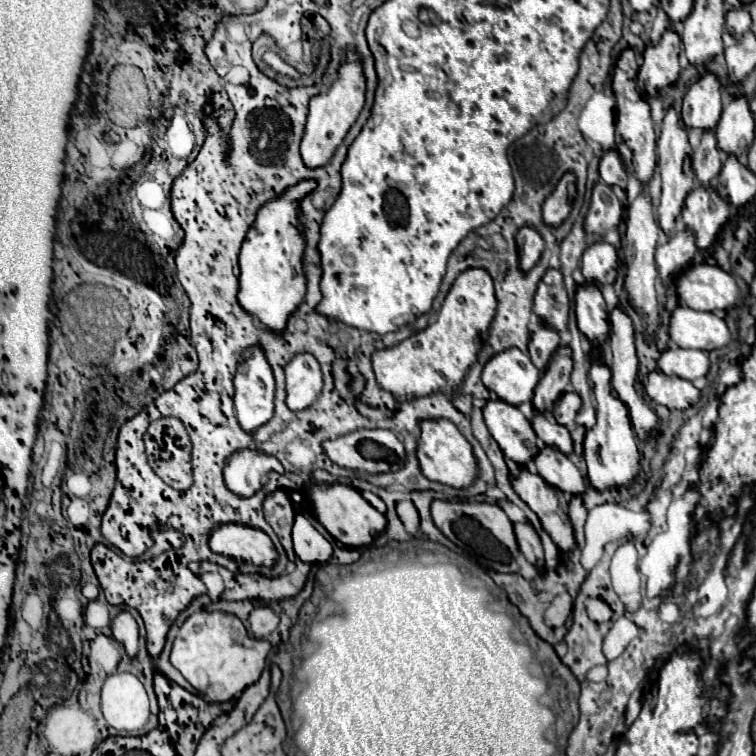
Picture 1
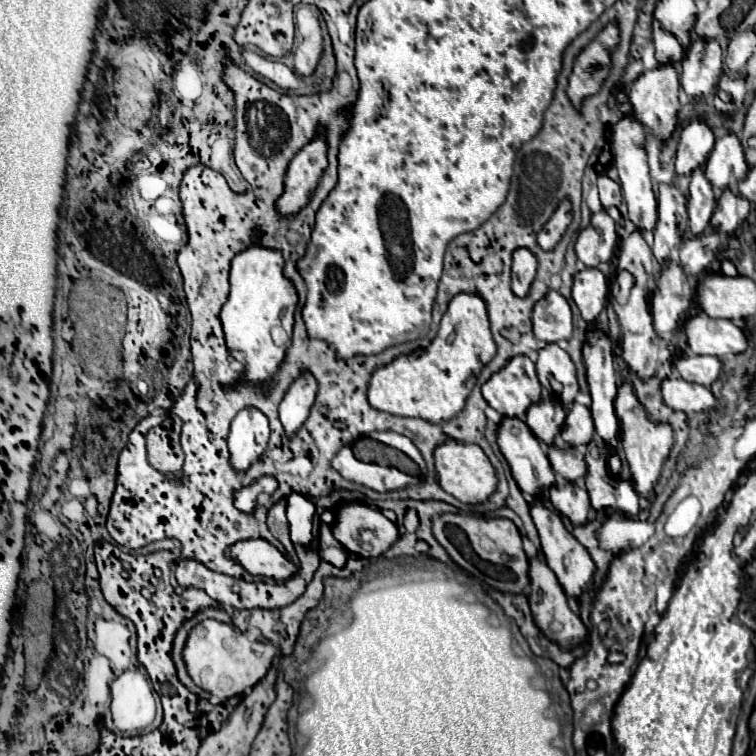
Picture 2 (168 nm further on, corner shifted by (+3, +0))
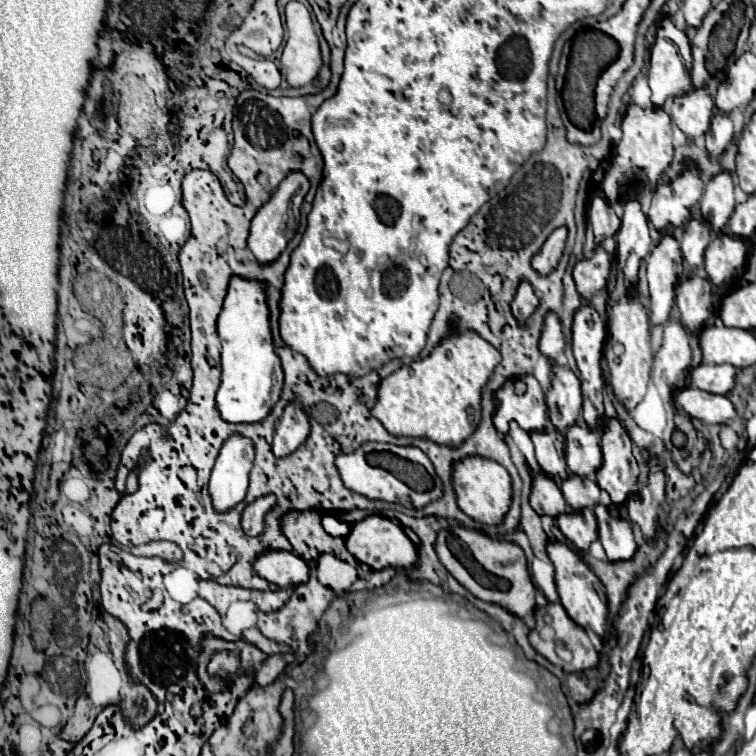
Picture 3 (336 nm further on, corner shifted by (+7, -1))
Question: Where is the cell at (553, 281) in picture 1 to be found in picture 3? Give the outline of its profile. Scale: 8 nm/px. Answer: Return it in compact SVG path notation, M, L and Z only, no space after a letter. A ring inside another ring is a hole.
M549 312L549 316L545 318L545 332L541 336L539 350L547 356L547 360L551 364L555 364L557 356L563 352L563 348L565 348L565 338L563 338L561 322L555 318L555 314Z

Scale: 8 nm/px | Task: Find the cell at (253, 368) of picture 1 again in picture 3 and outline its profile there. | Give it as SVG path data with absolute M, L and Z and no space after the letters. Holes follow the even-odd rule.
M231 436L221 448L209 480L209 496L215 512L229 512L245 500L251 466L253 442L243 436Z

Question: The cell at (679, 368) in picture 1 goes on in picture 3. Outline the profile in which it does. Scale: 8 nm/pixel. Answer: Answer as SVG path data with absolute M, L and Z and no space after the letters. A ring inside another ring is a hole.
M701 364L691 370L691 382L695 388L711 394L729 394L735 388L737 368L731 364Z

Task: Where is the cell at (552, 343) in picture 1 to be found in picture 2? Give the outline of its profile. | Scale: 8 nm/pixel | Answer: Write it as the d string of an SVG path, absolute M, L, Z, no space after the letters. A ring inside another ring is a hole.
M547 343L543 349L539 349L537 357L537 375L543 387L549 387L549 377L557 379L563 389L561 389L561 401L565 405L573 403L575 393L579 391L577 387L577 377L575 377L575 365L571 357L557 345L557 343Z

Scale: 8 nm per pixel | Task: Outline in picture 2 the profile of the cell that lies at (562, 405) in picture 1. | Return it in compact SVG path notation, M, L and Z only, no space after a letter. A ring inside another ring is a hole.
M573 403L561 427L561 439L567 445L587 445L593 439L593 419L589 407Z

